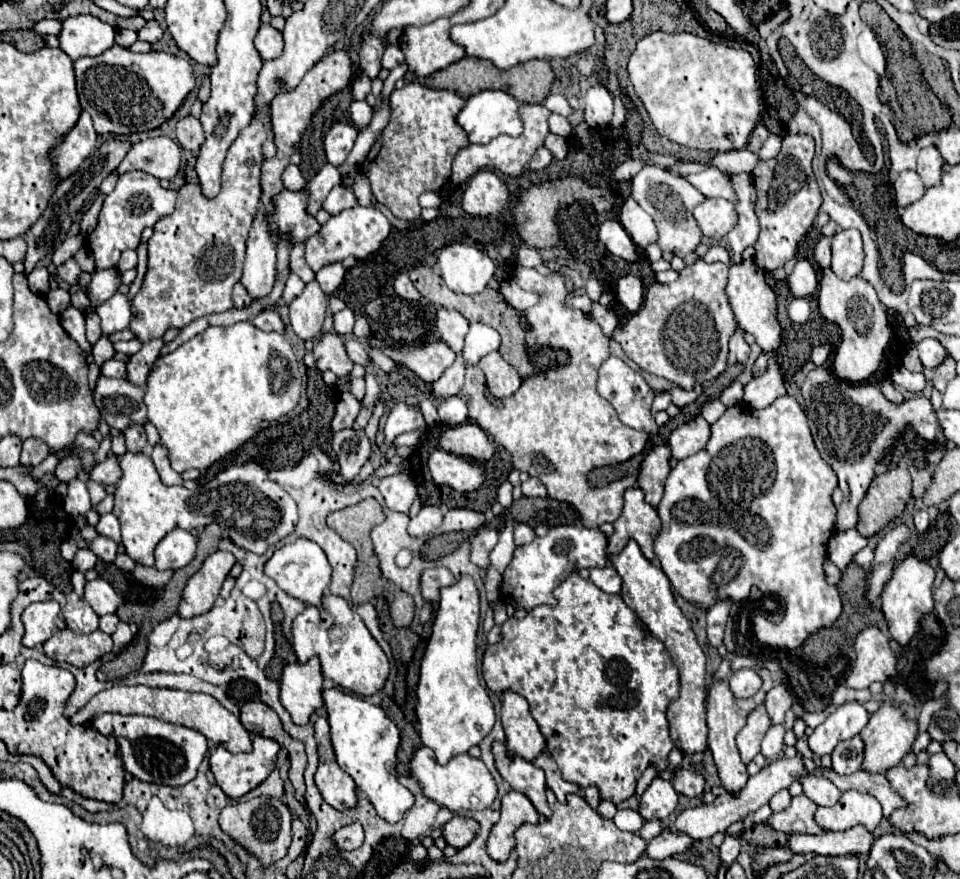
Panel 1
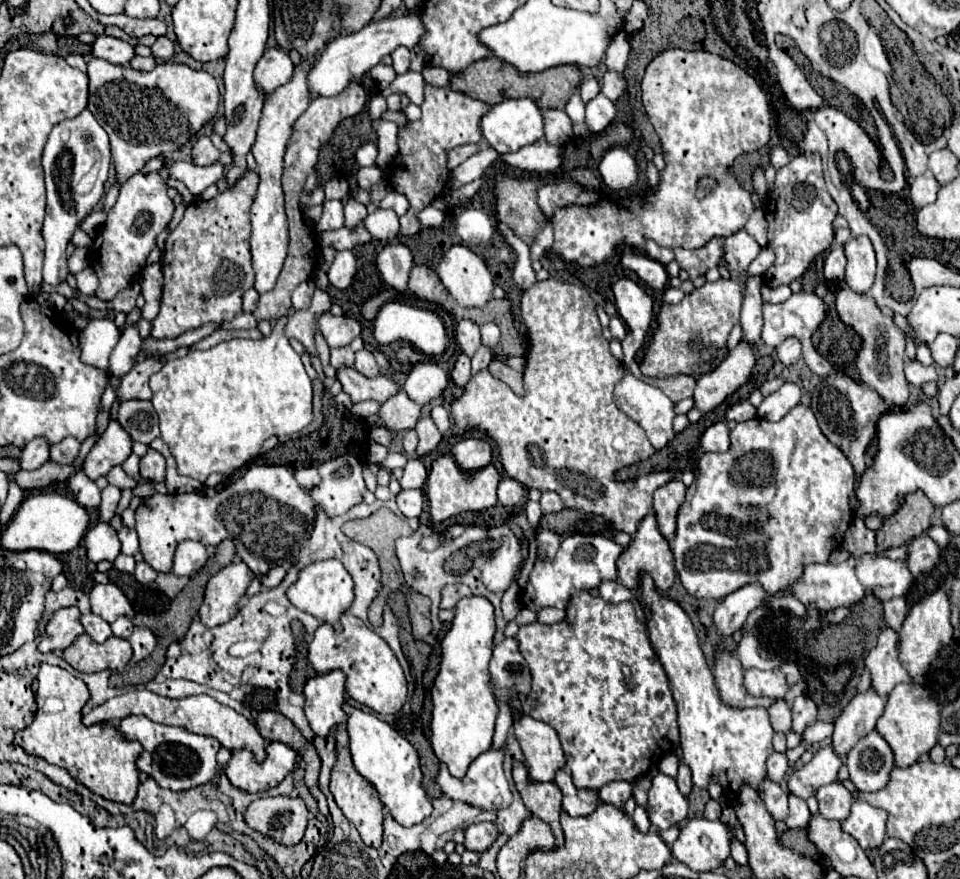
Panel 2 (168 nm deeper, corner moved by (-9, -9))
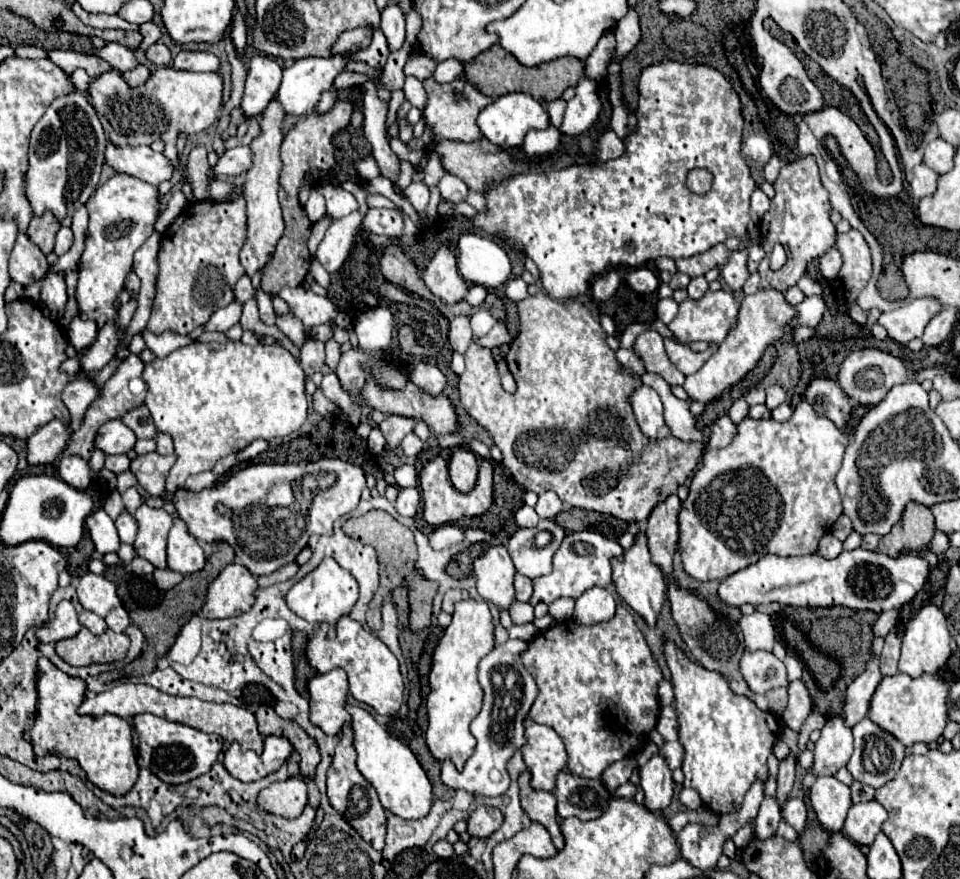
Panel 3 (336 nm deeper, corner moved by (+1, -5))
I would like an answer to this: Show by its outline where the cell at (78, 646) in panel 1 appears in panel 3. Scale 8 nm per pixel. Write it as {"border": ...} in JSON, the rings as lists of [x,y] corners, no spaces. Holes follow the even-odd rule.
{"border":[[[81,629],[75,637],[63,639],[55,645],[57,655],[75,667],[119,661],[125,657],[127,649],[129,637],[125,633],[115,633],[111,629],[107,629],[99,637],[87,629]]]}

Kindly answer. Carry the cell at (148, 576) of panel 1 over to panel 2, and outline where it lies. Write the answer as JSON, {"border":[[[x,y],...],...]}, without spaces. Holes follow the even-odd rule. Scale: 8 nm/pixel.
{"border":[[[159,573],[155,585],[167,595],[167,597],[175,597],[185,585],[187,585],[189,577],[177,577],[173,573]]]}

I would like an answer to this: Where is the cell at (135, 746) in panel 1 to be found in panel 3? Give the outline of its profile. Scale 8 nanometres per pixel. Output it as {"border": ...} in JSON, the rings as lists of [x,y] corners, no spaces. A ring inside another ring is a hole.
{"border":[[[141,713],[133,717],[133,729],[137,733],[137,749],[143,765],[157,775],[161,781],[179,785],[179,783],[189,783],[199,775],[205,775],[211,765],[217,759],[217,753],[223,747],[223,739],[219,735],[209,735],[203,731],[197,731],[193,727],[181,725],[167,721],[163,717],[151,715],[151,713]]]}

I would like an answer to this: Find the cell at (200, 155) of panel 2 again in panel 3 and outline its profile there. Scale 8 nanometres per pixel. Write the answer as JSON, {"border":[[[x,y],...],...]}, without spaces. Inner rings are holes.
{"border":[[[195,147],[189,157],[187,157],[187,177],[189,177],[189,183],[193,187],[193,193],[195,193],[195,201],[203,201],[203,199],[209,199],[207,197],[207,185],[209,185],[209,177],[207,177],[207,171],[209,171],[209,161],[207,161],[207,149],[205,147]]]}

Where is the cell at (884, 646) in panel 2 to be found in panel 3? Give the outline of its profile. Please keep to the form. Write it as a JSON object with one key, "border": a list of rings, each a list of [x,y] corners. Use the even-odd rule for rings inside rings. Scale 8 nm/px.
{"border":[[[891,609],[891,611],[881,613],[879,619],[877,619],[875,625],[873,625],[873,633],[875,633],[877,637],[885,637],[885,635],[891,631],[891,627],[895,625],[895,621],[897,621],[897,609]]]}

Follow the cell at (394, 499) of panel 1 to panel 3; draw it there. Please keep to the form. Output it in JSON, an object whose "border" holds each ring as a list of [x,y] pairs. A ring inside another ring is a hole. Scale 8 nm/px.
{"border":[[[415,487],[411,489],[399,489],[399,495],[395,499],[395,509],[403,517],[415,517],[419,507],[419,491]]]}

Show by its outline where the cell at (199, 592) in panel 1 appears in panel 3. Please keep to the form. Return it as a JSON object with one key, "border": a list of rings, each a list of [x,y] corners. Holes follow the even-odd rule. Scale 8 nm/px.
{"border":[[[231,563],[209,585],[199,615],[205,619],[235,617],[251,609],[255,601],[255,589],[257,579],[241,563]]]}

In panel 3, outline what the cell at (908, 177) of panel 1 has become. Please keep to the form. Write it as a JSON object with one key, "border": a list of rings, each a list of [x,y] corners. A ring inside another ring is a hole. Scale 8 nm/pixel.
{"border":[[[925,163],[917,165],[913,169],[913,179],[911,179],[911,197],[915,201],[919,201],[921,197],[933,195],[937,189],[937,173],[933,173],[933,169],[929,169]]]}

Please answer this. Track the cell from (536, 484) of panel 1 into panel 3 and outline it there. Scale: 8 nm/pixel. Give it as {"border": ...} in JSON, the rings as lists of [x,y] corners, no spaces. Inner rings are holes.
{"border":[[[547,491],[547,493],[543,493],[543,495],[539,495],[539,501],[537,501],[537,505],[535,505],[535,511],[537,511],[537,515],[543,519],[543,517],[549,517],[549,519],[553,519],[559,511],[563,511],[565,509],[565,505],[563,505],[563,501],[553,493],[553,491]]]}

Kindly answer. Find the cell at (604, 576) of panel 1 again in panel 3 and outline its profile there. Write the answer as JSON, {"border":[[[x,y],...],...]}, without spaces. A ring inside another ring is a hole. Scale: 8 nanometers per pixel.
{"border":[[[591,587],[587,589],[575,605],[573,619],[583,625],[595,625],[601,621],[609,621],[615,615],[615,597],[609,589]]]}

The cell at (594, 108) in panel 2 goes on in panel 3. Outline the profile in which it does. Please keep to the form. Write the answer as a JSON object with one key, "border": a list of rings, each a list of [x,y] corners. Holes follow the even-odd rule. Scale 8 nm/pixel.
{"border":[[[581,79],[579,85],[575,87],[575,97],[567,103],[563,125],[559,127],[561,133],[565,135],[579,135],[587,131],[599,117],[601,111],[601,101],[595,91],[597,83],[589,79]]]}

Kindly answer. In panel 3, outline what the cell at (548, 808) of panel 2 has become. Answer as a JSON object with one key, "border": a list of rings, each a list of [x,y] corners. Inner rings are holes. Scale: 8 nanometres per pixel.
{"border":[[[523,771],[519,775],[519,795],[521,795],[521,807],[527,811],[527,815],[531,817],[531,821],[541,823],[551,839],[553,845],[557,849],[563,847],[563,835],[559,829],[559,821],[557,821],[557,813],[555,813],[555,795],[551,791],[535,791],[529,785],[531,773]]]}

